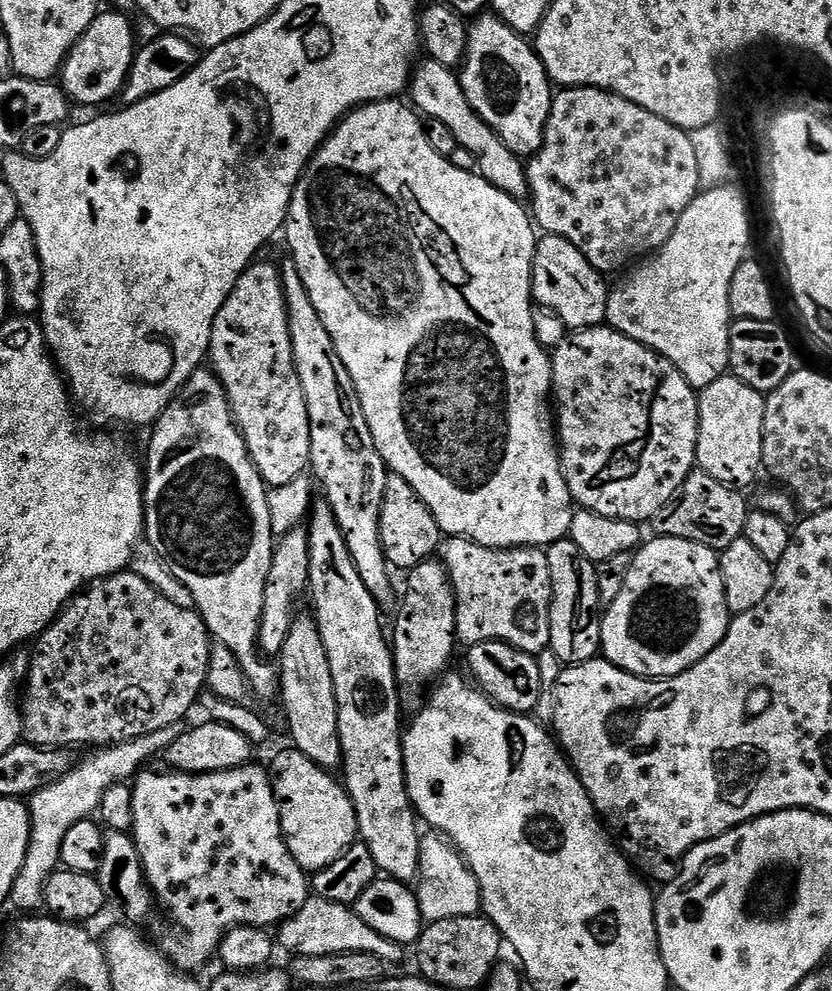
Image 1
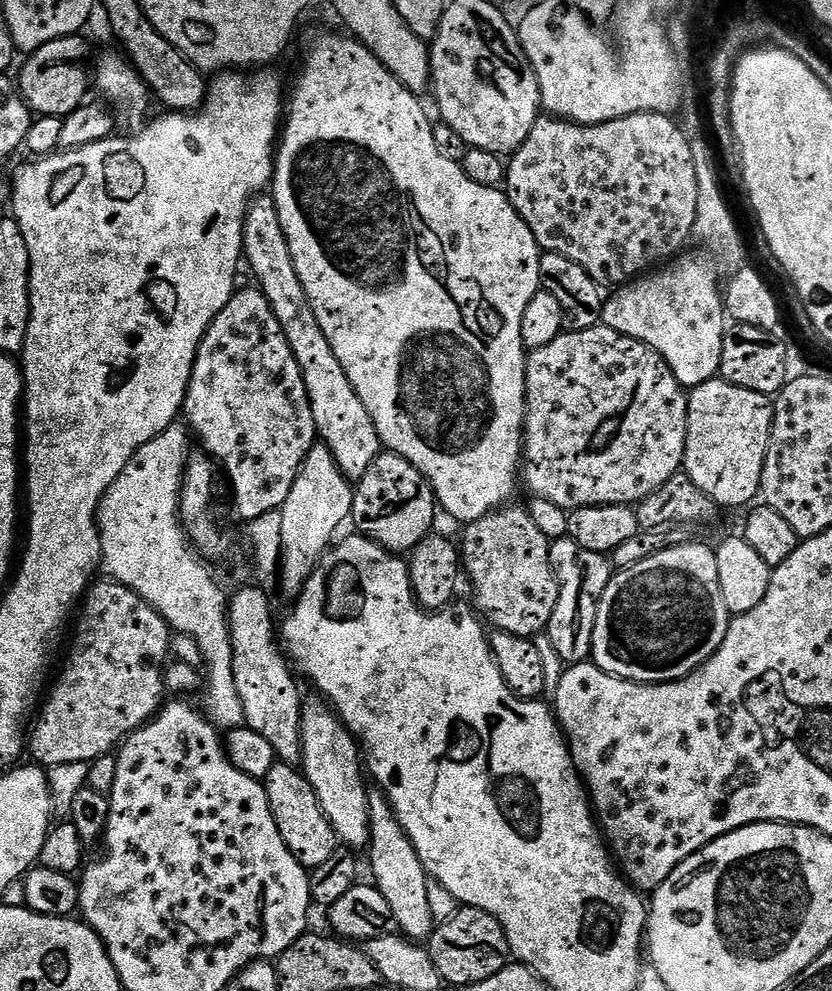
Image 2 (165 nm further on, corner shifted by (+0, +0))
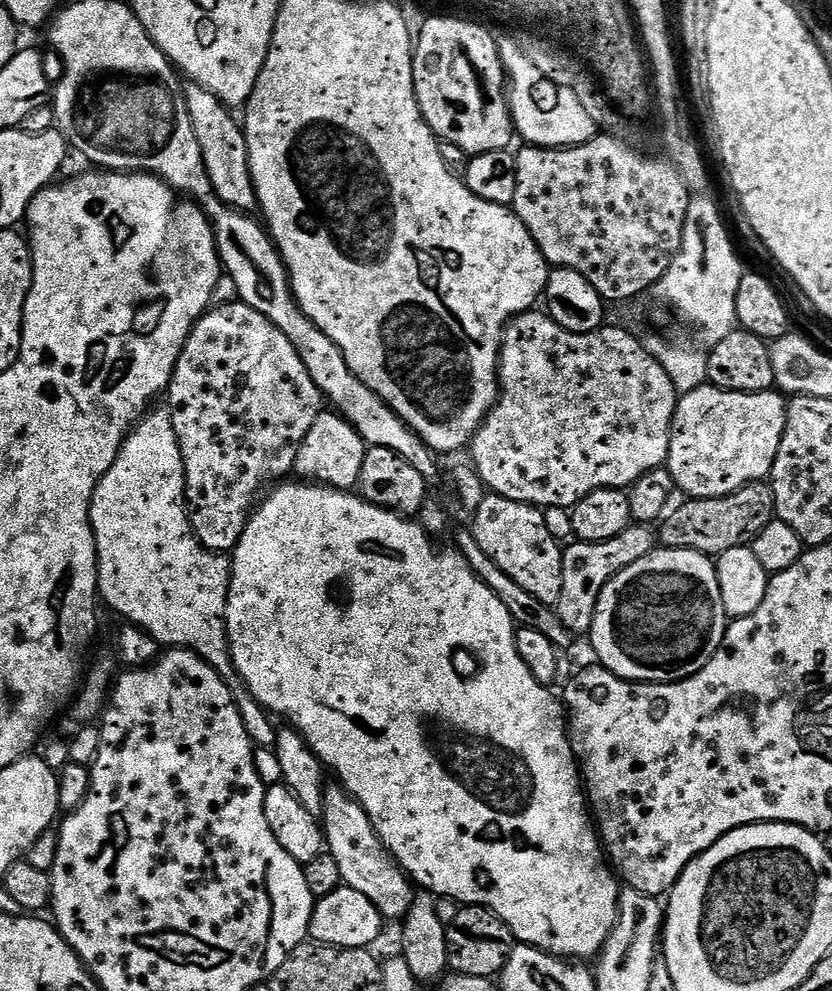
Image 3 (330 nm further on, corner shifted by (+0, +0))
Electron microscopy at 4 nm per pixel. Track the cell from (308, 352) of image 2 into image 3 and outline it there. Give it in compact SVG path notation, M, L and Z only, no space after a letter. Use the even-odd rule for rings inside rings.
M189 83L184 89L190 122L194 122L194 136L202 146L202 158L212 182L212 190L222 203L240 212L255 213L258 208L256 186L252 181L252 167L248 157L248 143L241 121L234 117L233 109L200 84Z

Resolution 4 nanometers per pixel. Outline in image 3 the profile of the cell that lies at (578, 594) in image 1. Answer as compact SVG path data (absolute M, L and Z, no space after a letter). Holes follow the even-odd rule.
M633 523L626 530L622 530L622 534L606 542L569 543L564 548L562 562L562 594L554 606L558 618L562 618L562 626L566 626L566 630L570 630L573 637L587 637L591 633L598 598L606 582L610 582L619 572L626 570L626 566L646 558L646 554L653 552L657 544L657 533L649 525L637 523Z

